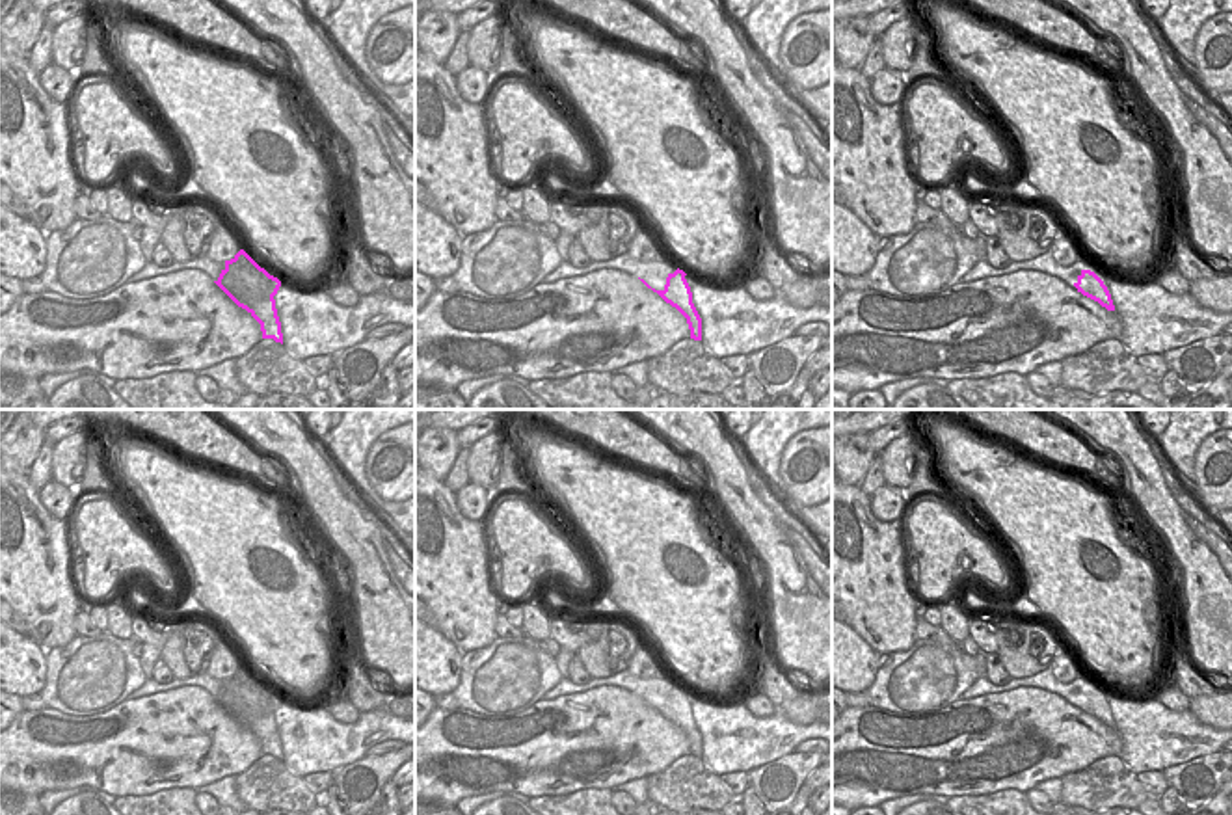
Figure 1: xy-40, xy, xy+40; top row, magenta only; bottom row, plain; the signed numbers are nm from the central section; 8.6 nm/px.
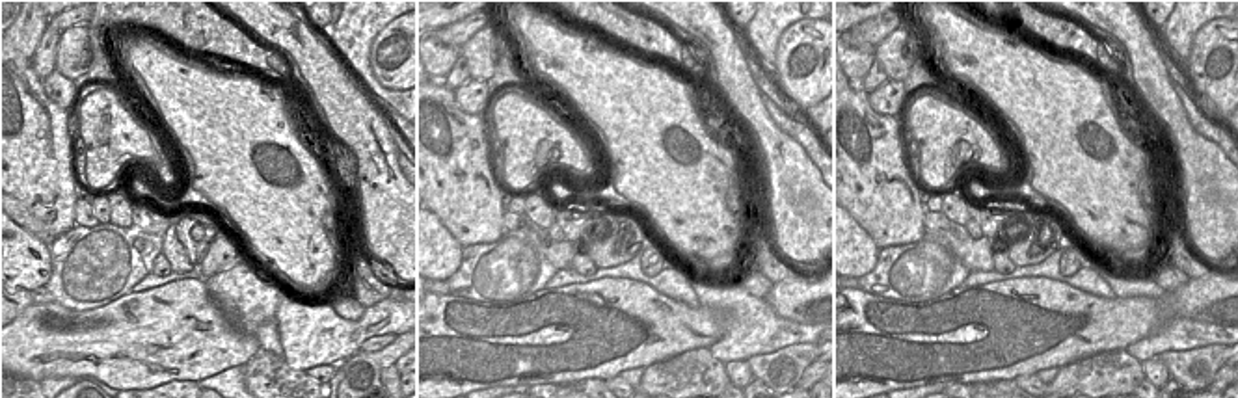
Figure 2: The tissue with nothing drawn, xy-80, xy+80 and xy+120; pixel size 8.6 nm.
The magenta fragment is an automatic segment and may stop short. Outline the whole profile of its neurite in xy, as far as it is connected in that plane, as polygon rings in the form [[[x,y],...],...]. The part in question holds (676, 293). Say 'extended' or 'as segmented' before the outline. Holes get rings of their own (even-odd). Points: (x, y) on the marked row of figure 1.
as segmented; [[[677,268],[674,274],[668,274],[663,290],[651,290],[657,292],[666,303],[676,307],[687,318],[690,339],[702,341],[702,318],[692,303],[692,292],[685,275],[687,274]]]

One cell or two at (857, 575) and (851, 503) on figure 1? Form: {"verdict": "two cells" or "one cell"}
{"verdict": "one cell"}

